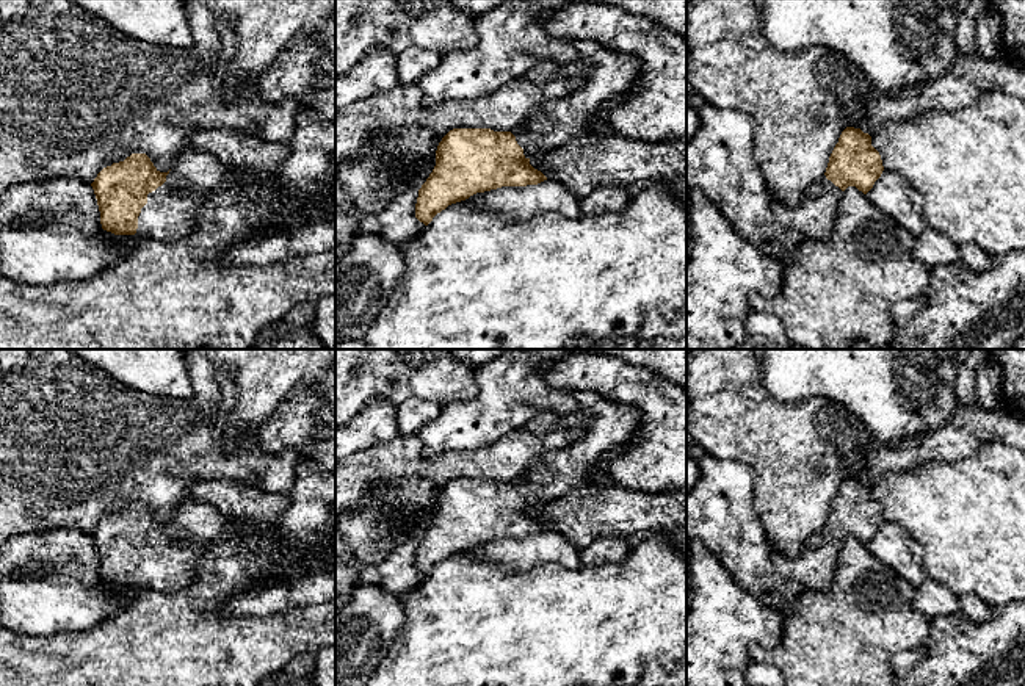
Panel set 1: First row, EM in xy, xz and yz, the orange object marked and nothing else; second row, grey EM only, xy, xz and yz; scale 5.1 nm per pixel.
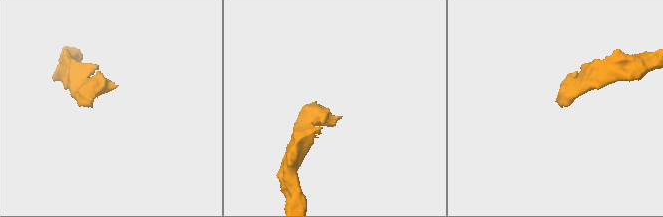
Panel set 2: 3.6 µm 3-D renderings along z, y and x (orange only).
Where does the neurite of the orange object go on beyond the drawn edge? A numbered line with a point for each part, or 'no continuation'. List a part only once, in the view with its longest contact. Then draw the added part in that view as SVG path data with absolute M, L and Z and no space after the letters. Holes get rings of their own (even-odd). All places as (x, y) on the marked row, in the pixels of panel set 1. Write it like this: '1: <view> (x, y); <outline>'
1: xy (173, 210); M183 150L166 182L147 194L133 236L171 240L191 232L204 200L226 182L224 166L208 152Z

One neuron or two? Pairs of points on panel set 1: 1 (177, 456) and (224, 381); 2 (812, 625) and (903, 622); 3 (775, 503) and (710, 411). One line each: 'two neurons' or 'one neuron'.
1: two neurons
2: one neuron
3: one neuron

